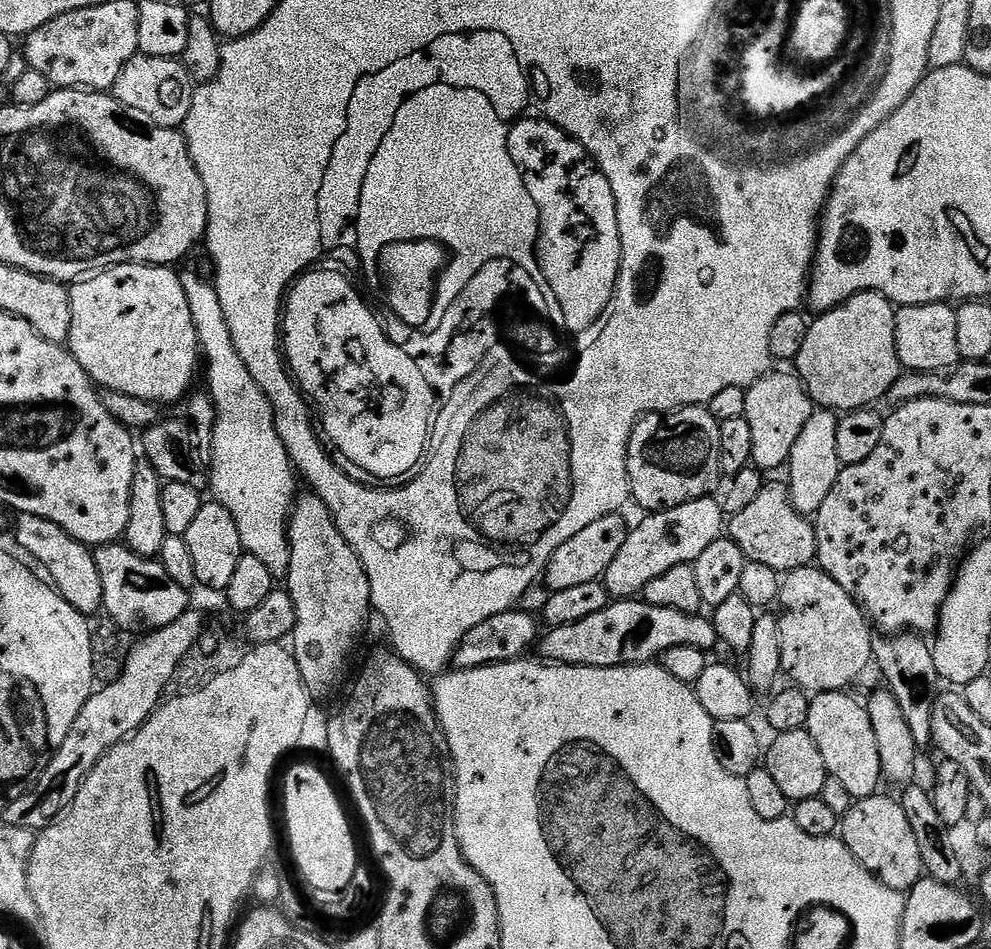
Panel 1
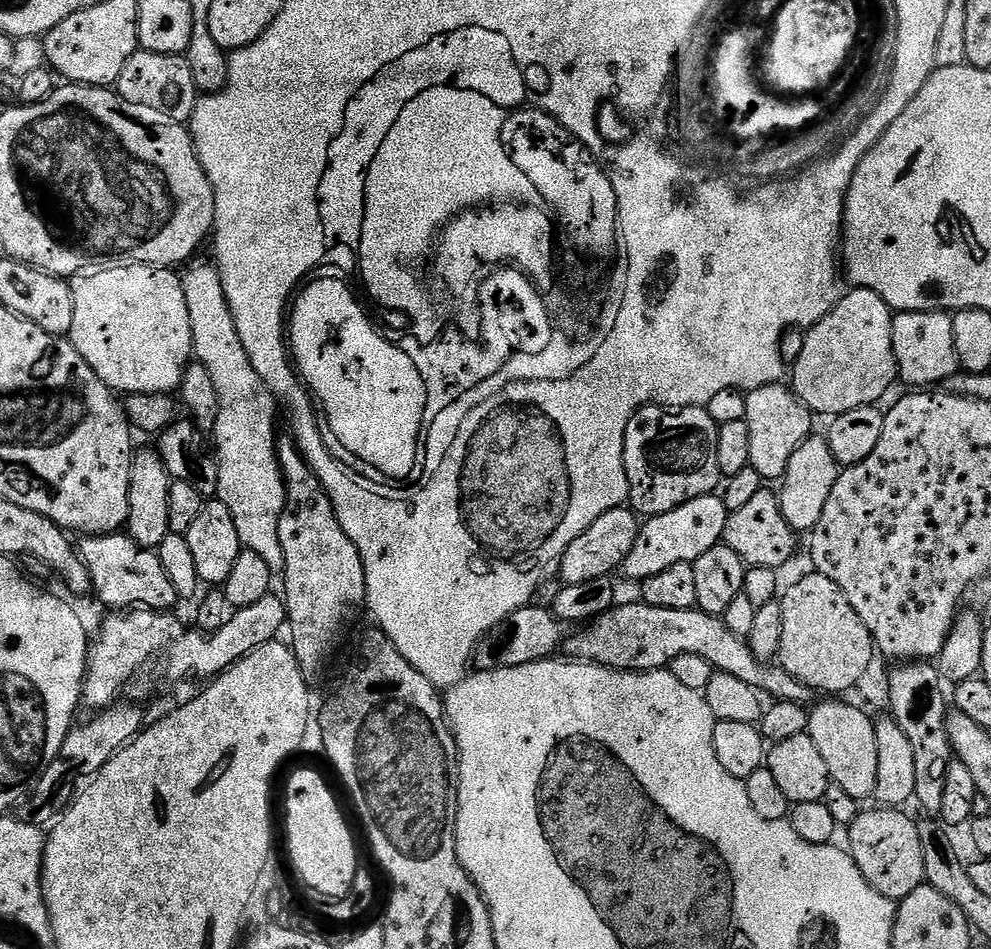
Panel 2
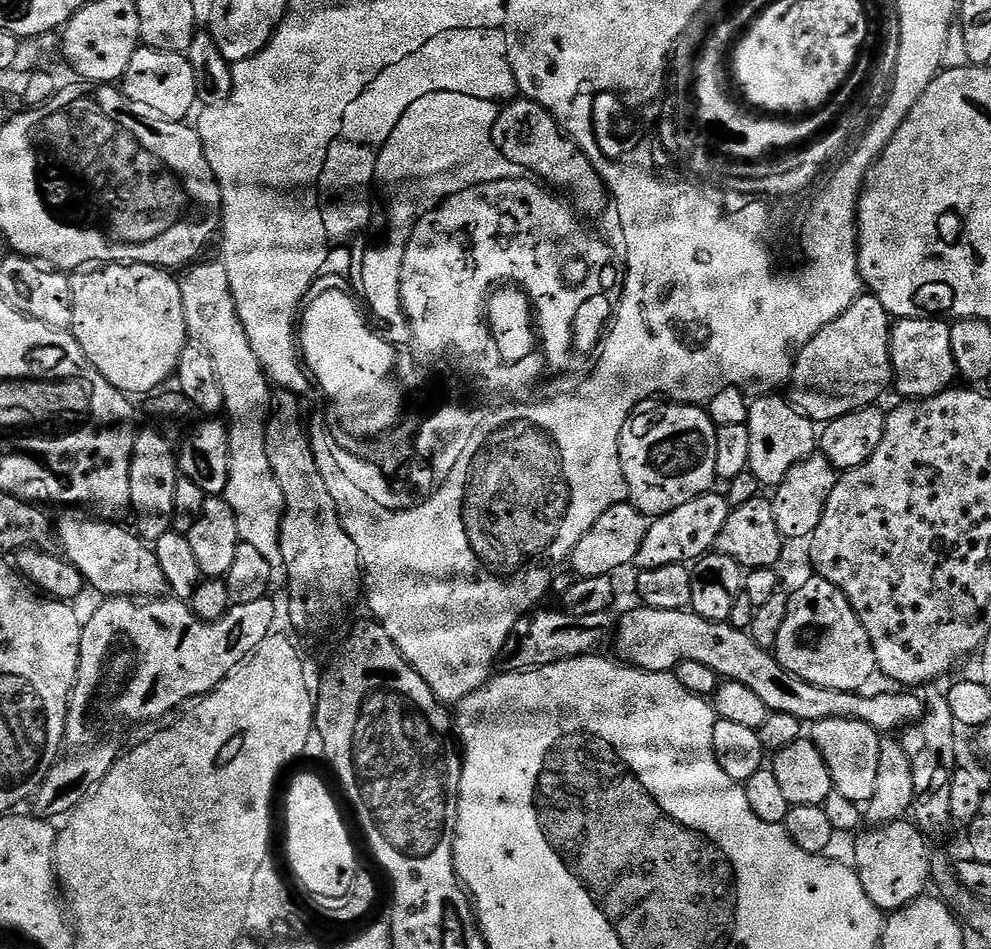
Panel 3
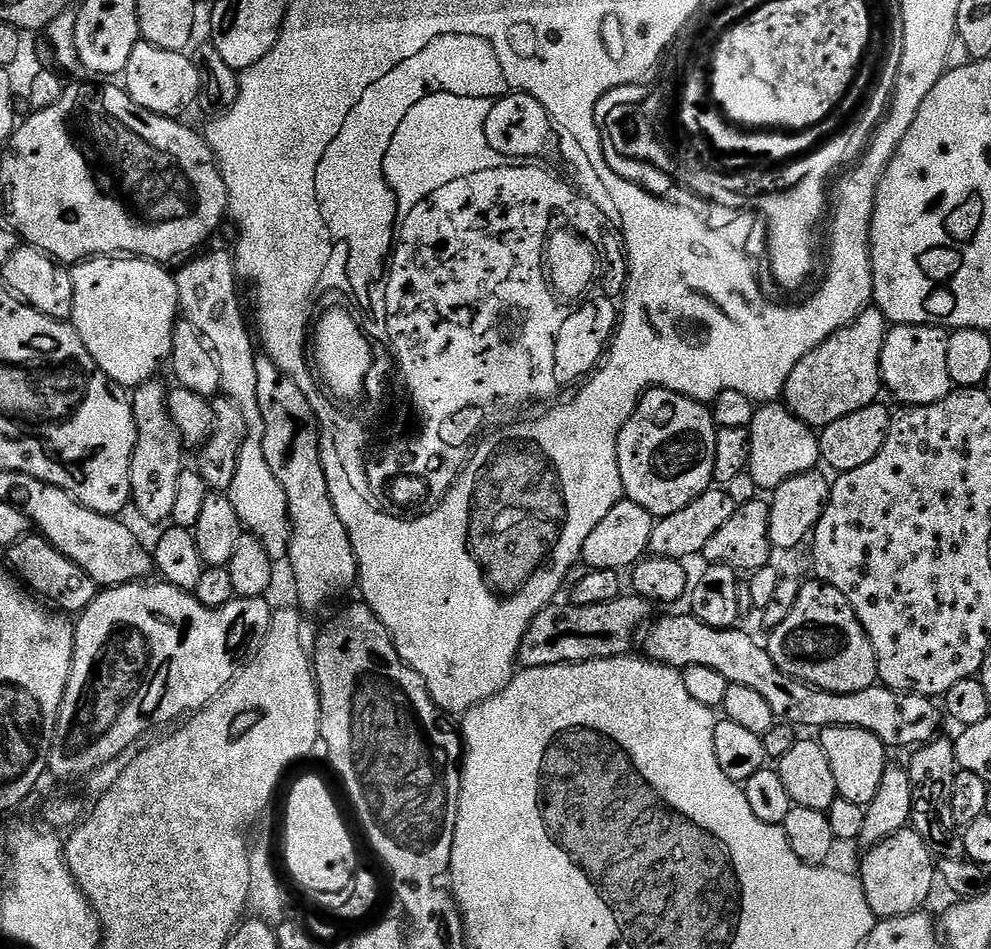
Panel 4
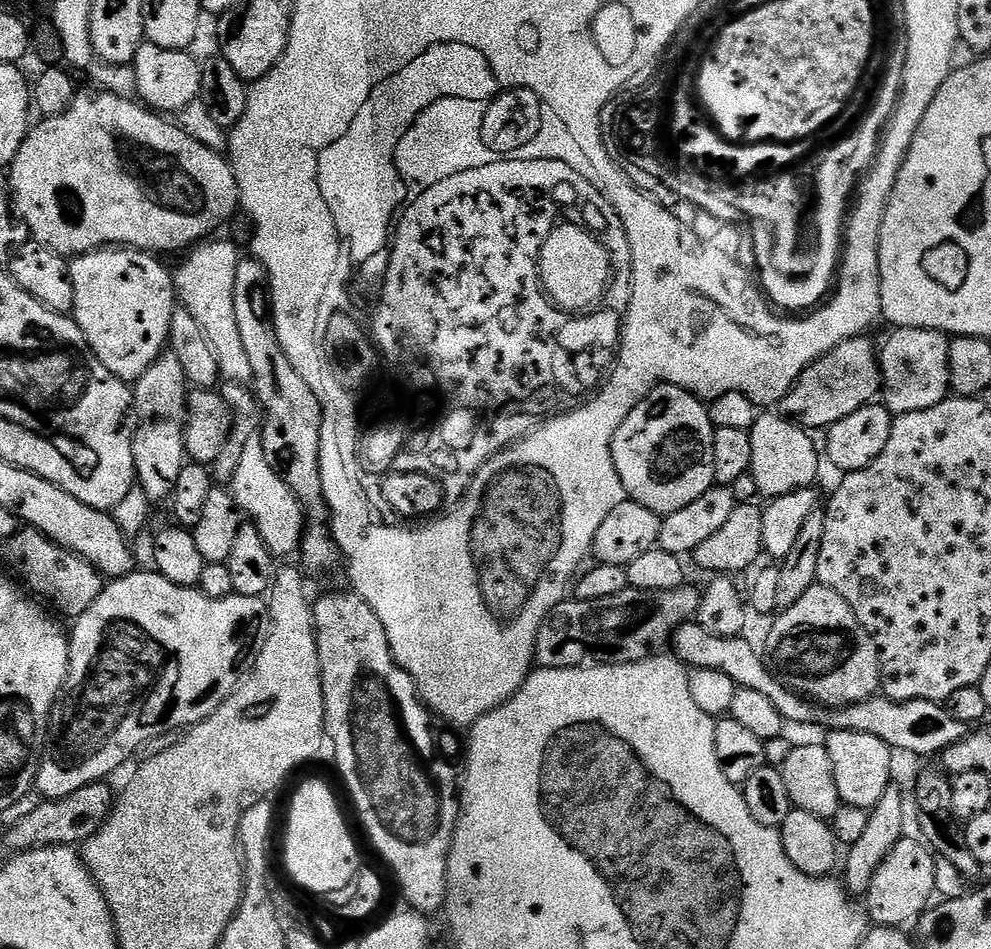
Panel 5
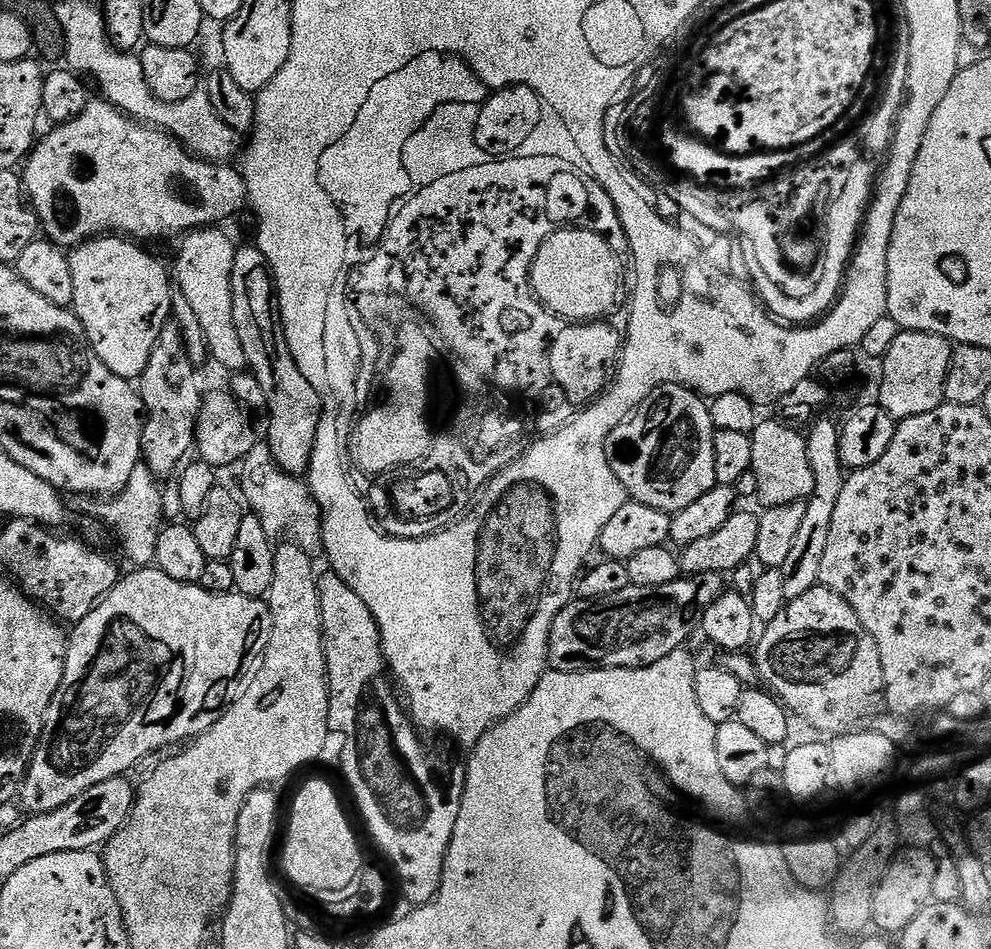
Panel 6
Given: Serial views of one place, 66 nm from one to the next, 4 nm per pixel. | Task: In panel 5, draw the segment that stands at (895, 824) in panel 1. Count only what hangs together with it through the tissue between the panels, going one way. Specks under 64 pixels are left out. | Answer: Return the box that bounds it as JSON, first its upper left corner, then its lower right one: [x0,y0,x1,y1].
[866,838,936,928]

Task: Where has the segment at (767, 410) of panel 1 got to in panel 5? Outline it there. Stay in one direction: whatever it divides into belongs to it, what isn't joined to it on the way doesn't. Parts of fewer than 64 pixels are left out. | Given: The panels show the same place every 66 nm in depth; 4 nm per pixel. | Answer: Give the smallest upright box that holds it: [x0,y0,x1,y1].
[750,411,822,498]

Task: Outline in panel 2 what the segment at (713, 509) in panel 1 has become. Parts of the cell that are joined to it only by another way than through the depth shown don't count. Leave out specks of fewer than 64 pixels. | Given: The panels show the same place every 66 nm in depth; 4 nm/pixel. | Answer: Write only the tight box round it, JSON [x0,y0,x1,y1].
[622,495,728,582]

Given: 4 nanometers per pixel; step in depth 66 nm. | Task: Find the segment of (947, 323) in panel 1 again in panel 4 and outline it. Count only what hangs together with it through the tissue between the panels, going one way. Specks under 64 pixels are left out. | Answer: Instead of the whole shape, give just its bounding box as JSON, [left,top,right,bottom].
[880,324,954,406]

